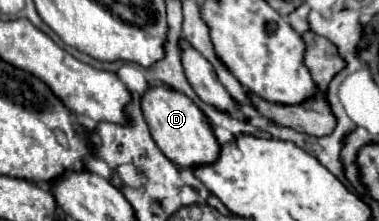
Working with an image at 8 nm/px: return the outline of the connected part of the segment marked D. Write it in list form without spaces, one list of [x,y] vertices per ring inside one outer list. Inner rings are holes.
[[[164,85],[150,87],[142,95],[142,113],[150,127],[152,139],[172,163],[184,169],[196,169],[200,165],[212,165],[216,163],[216,157],[220,157],[220,143],[216,141],[206,115],[188,97],[184,97],[184,93]]]

